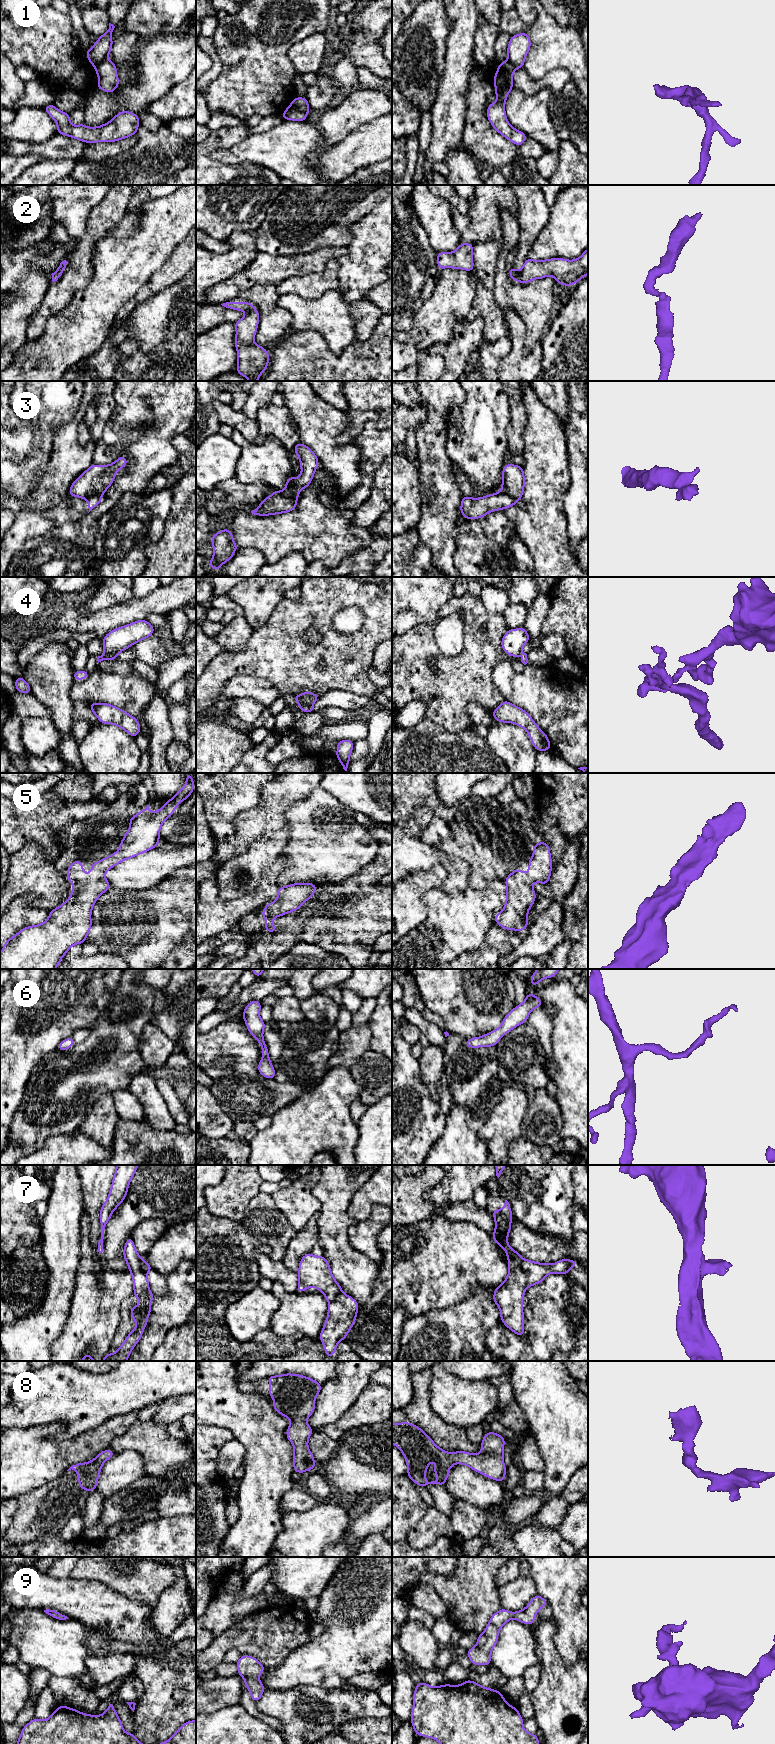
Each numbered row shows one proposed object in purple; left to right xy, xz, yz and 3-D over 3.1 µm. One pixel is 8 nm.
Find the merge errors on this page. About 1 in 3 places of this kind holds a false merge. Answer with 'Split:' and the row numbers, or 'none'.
Split: 1, 3, 4, 7

